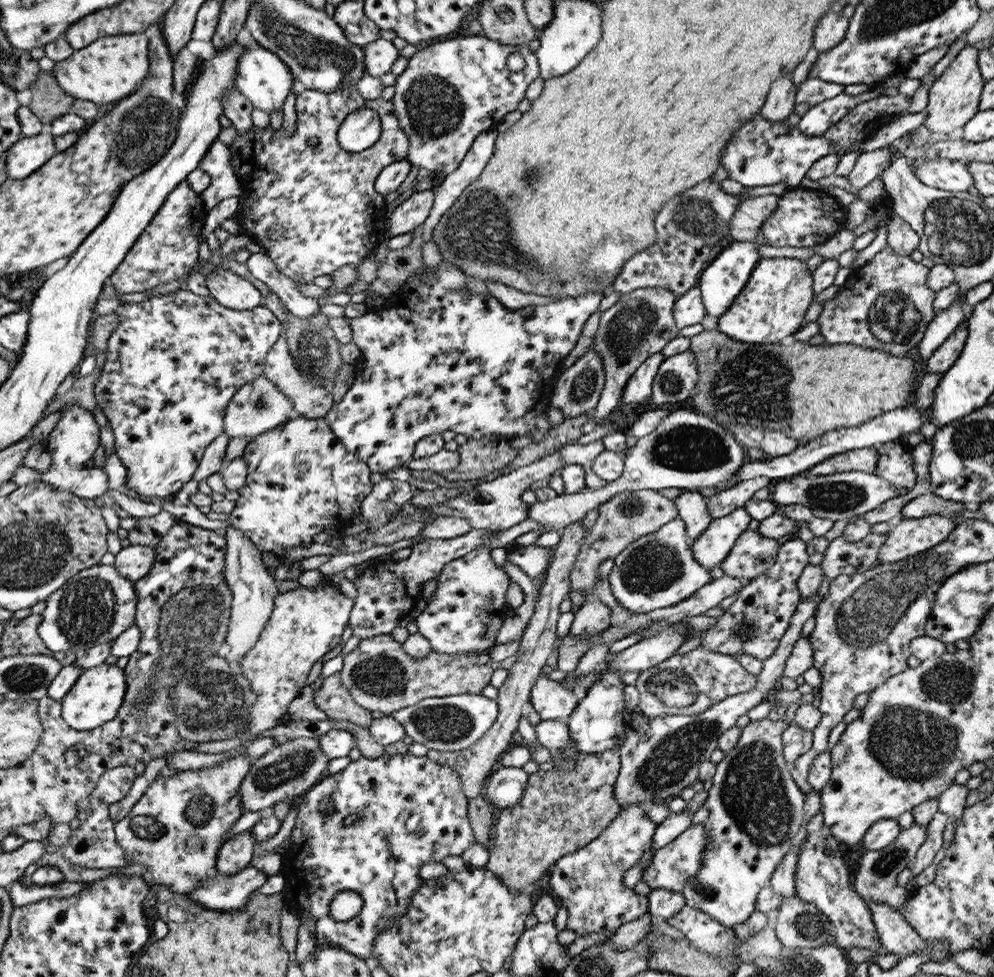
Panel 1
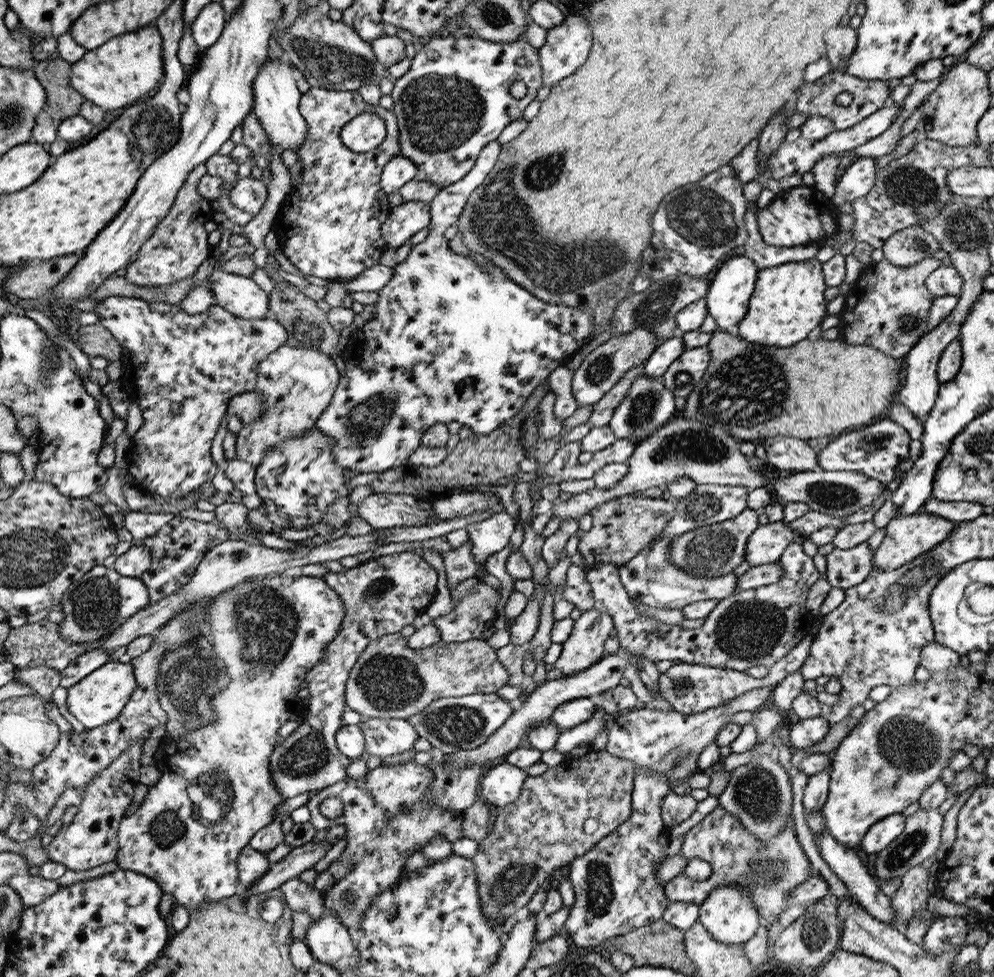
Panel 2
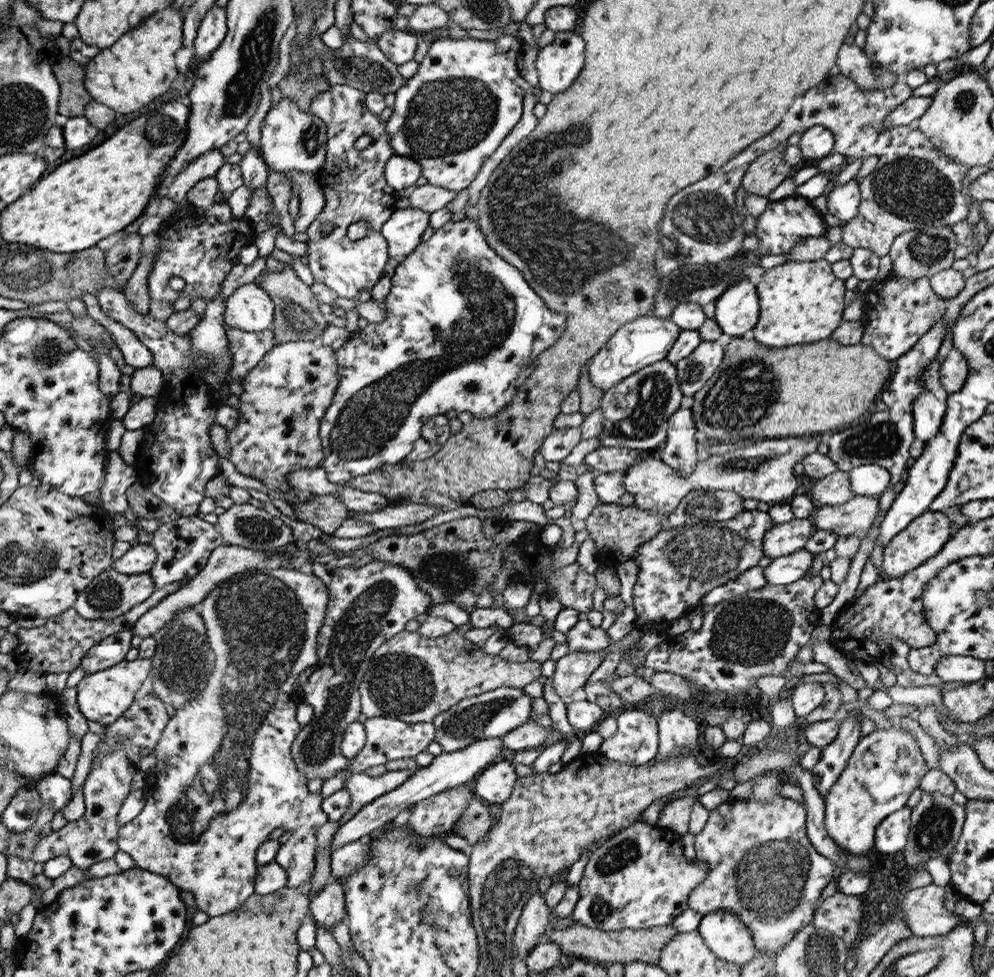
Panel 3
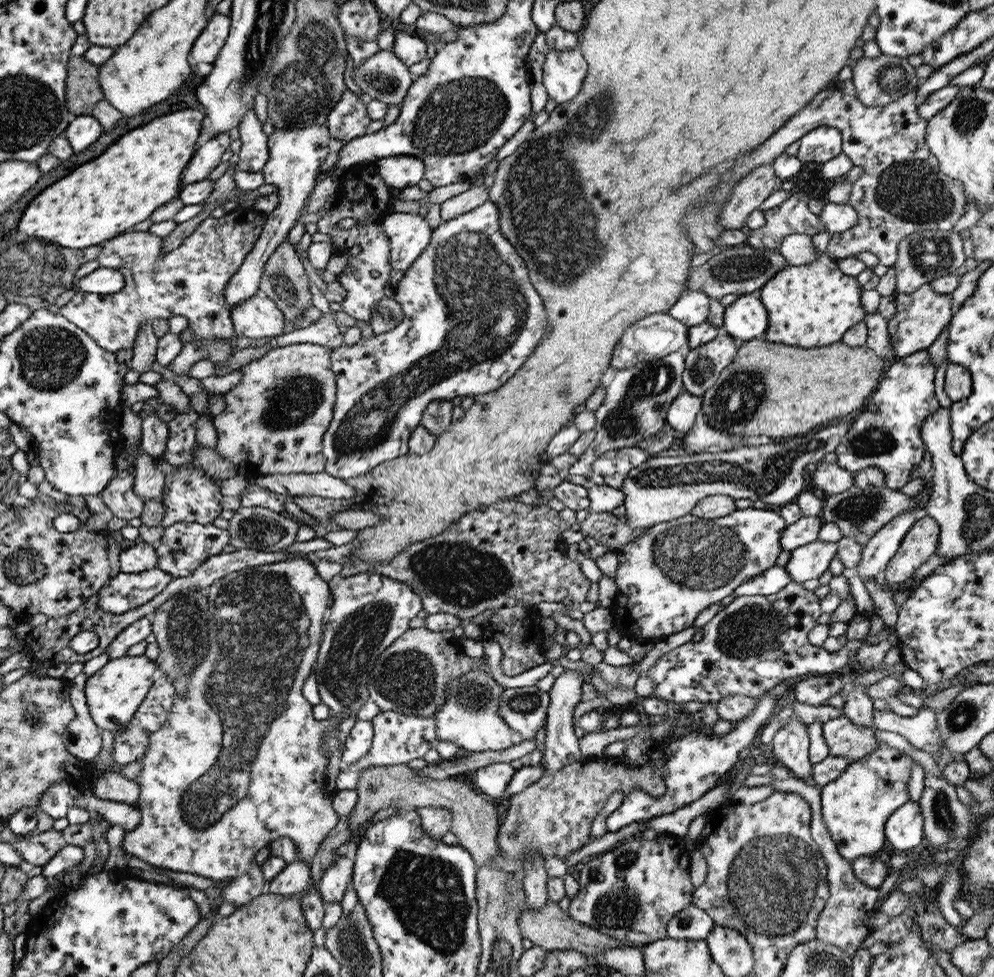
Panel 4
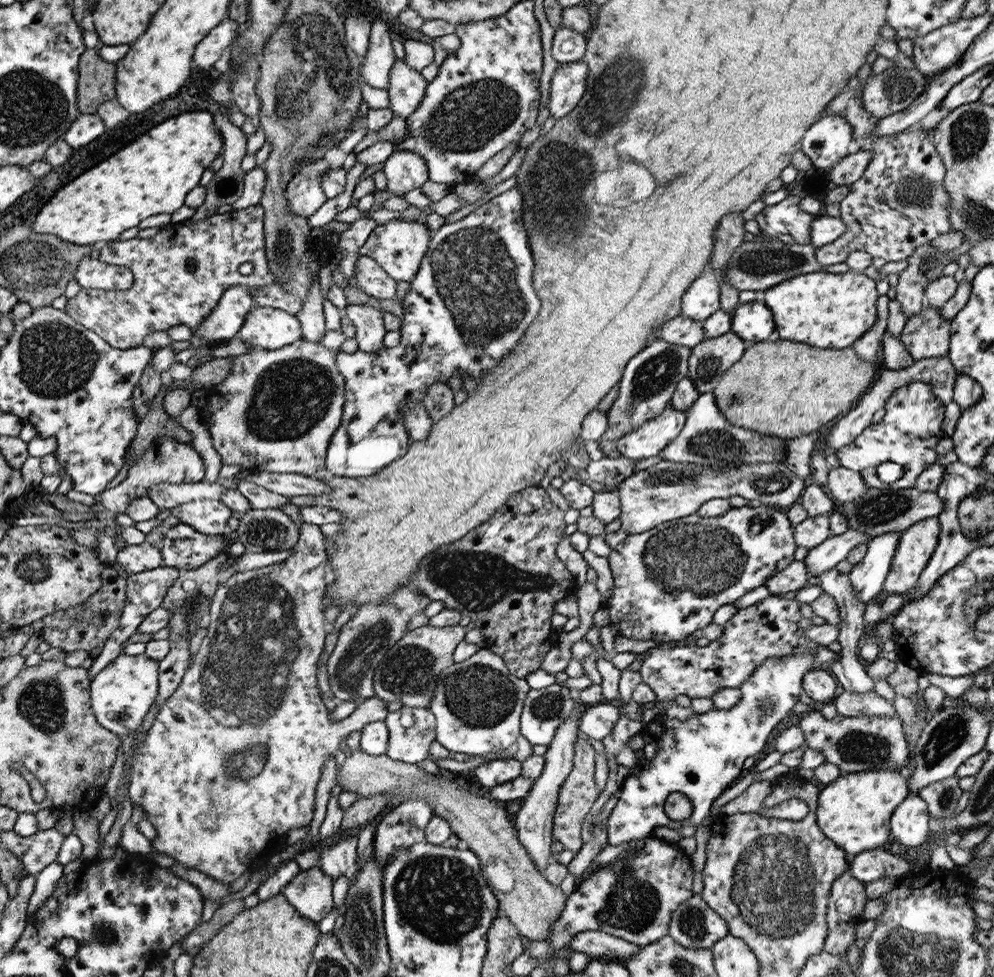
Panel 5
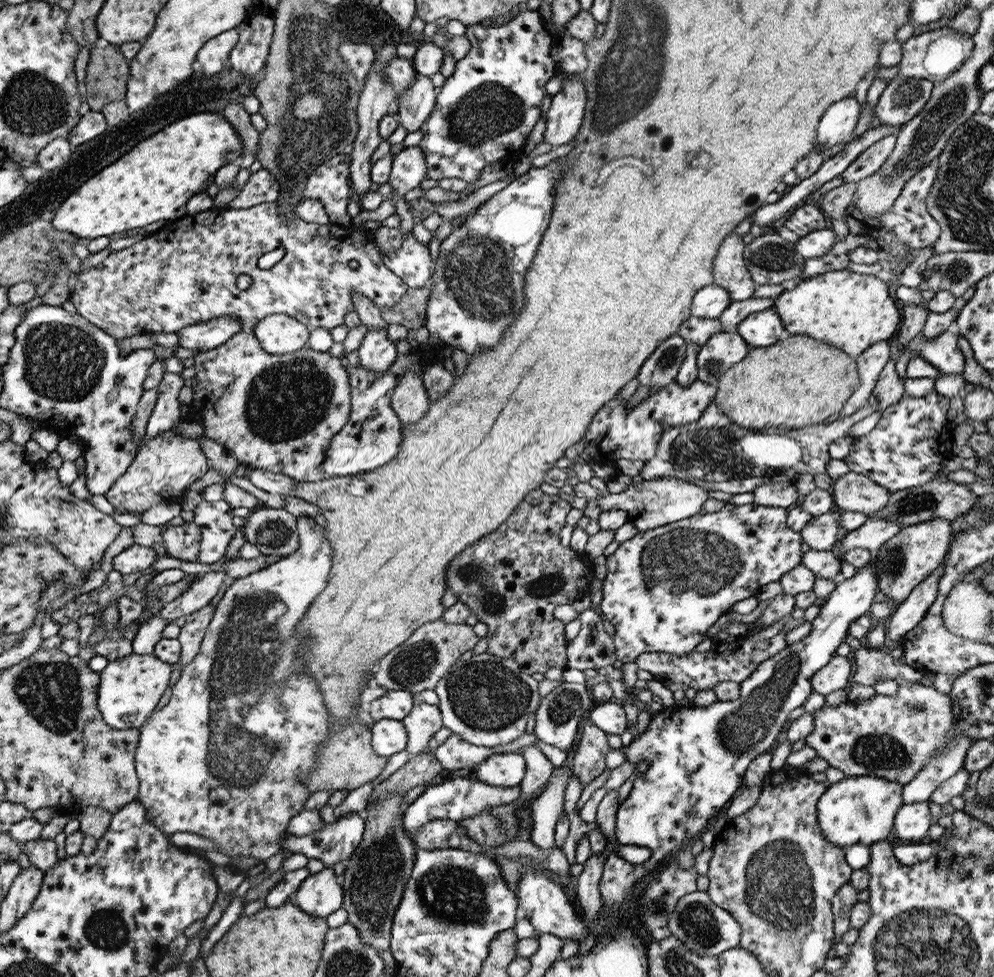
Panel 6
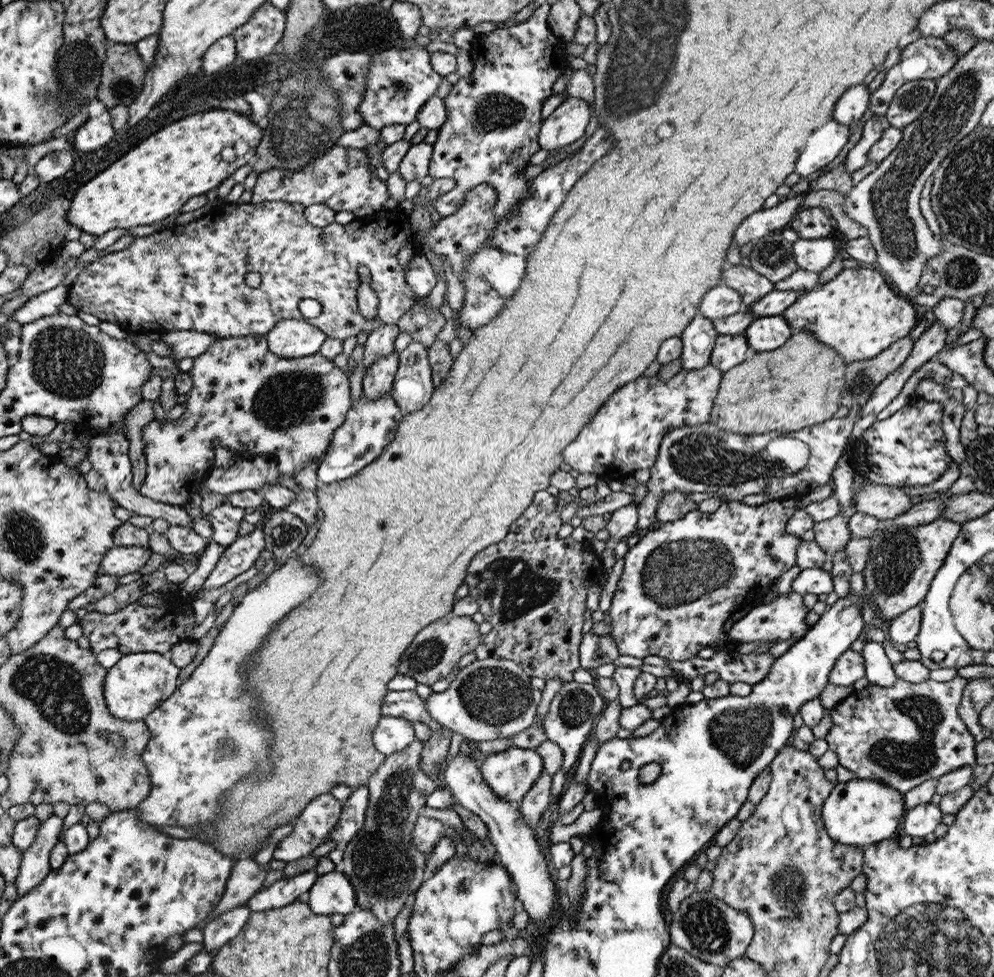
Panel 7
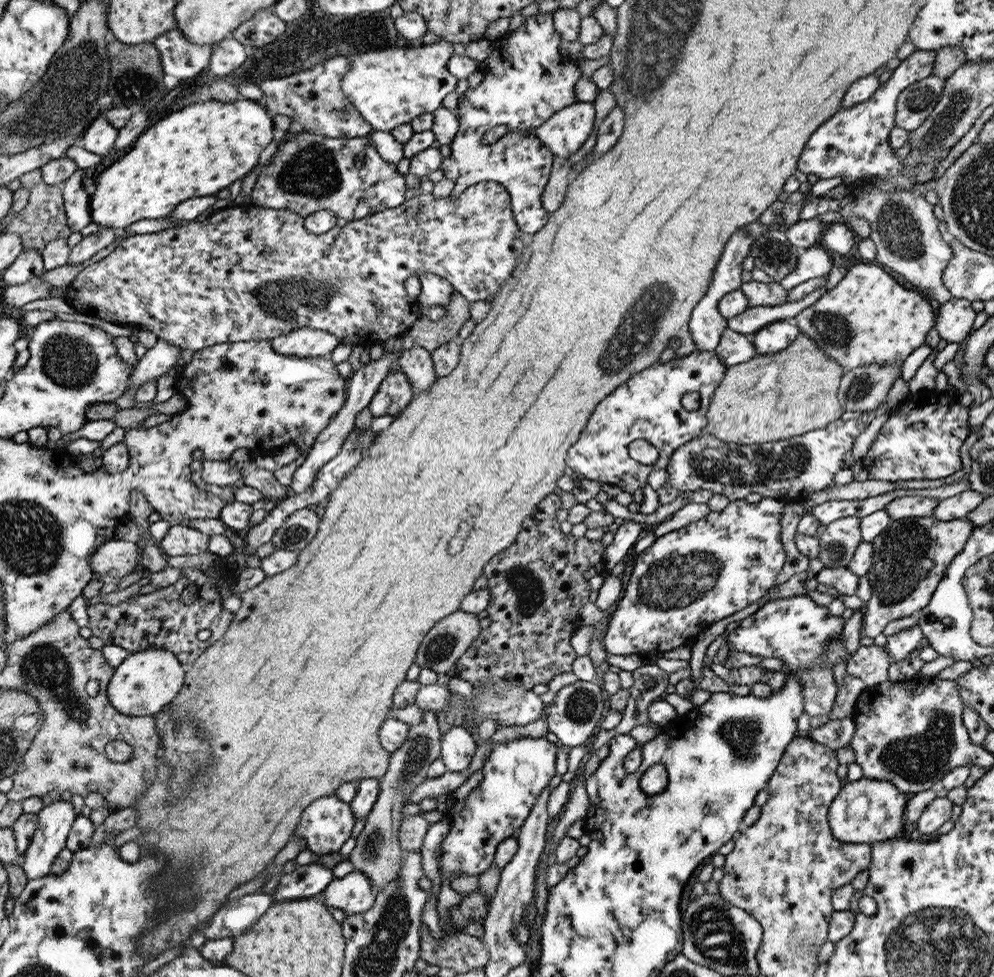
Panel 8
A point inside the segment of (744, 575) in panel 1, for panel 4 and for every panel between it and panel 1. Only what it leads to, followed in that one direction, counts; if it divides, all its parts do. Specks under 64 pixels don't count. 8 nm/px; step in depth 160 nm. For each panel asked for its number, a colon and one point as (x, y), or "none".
2: (767, 543)
3: (784, 539)
4: (806, 530)

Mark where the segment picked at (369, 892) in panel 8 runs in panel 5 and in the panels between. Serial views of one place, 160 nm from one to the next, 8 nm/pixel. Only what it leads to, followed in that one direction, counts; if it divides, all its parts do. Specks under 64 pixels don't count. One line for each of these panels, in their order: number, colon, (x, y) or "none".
5: (310, 891)
6: (320, 894)
7: (331, 893)

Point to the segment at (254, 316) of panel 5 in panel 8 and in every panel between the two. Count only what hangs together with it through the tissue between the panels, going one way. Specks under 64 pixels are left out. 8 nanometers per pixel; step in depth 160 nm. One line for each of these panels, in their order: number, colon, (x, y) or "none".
6: (279, 333)
7: (291, 338)
8: (303, 342)

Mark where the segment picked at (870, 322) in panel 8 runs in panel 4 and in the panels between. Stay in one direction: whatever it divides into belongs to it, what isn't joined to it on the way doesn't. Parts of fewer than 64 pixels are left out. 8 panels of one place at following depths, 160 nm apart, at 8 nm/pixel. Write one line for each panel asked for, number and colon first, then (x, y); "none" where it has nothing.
4: (814, 304)
5: (829, 310)
6: (851, 311)
7: (856, 313)

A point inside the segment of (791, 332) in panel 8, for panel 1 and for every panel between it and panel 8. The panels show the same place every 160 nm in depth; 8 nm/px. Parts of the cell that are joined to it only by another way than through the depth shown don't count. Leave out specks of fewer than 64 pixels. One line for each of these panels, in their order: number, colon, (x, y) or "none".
1: (724, 278)
2: (733, 283)
3: (737, 310)
4: (746, 318)
5: (753, 322)
6: (761, 329)
7: (768, 333)

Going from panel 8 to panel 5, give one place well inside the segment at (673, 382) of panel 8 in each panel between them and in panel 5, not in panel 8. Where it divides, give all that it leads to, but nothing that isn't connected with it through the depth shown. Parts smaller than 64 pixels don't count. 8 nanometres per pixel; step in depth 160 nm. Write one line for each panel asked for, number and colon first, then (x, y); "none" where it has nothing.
5: (654, 435)
6: (615, 432)
7: (624, 434)

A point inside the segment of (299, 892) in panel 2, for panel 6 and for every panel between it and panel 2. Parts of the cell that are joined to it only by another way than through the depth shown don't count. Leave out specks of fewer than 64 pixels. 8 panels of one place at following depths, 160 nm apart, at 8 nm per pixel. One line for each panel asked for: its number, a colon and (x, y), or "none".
3: (225, 778)
4: (239, 762)
5: (233, 757)
6: (224, 758)

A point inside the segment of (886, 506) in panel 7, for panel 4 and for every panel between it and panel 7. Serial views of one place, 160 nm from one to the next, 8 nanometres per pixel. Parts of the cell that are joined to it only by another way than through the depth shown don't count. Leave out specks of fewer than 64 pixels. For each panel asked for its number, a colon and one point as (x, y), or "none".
4: (829, 477)
5: (843, 485)
6: (854, 492)

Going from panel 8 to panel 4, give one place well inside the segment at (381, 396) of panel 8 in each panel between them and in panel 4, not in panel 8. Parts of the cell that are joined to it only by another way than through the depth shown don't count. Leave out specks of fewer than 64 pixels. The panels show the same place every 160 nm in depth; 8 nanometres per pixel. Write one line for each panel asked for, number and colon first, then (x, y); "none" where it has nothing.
4: (362, 195)
5: (370, 330)
6: (376, 353)
7: (378, 379)

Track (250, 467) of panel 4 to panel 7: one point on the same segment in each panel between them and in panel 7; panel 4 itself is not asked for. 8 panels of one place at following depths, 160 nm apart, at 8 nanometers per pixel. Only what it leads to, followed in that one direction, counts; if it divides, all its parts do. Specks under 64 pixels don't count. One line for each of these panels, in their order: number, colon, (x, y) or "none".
5: (276, 411)
6: (278, 412)
7: (252, 401)

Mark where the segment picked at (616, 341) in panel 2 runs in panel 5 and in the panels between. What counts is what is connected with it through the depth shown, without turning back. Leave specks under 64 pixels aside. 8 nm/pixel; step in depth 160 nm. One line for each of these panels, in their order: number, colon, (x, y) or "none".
3: (645, 340)
4: (655, 335)
5: (681, 330)

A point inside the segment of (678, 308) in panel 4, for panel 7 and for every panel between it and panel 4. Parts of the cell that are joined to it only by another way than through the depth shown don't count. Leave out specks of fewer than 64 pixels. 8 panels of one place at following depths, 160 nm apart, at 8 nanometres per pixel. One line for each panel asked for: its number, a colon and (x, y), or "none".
5: (701, 300)
6: (709, 302)
7: (721, 301)

